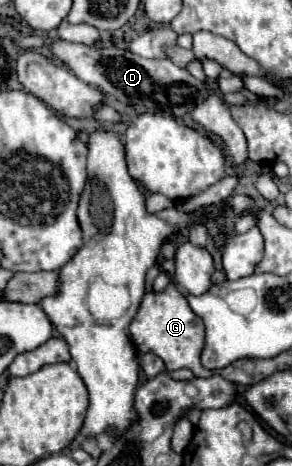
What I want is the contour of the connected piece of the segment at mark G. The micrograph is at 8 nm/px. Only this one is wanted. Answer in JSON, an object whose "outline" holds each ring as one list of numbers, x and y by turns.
{"outline":[[170,283,164,293,158,293,158,295,156,293,146,293,144,295,144,299,140,303,140,309,138,309,138,313,136,313,136,317,130,325,130,337,132,337,138,353,154,353,156,357,160,357,164,361,168,373,186,367,196,377,210,377,210,371,200,365,200,351,204,347,204,323,192,313,184,293,176,287,176,283]]}

